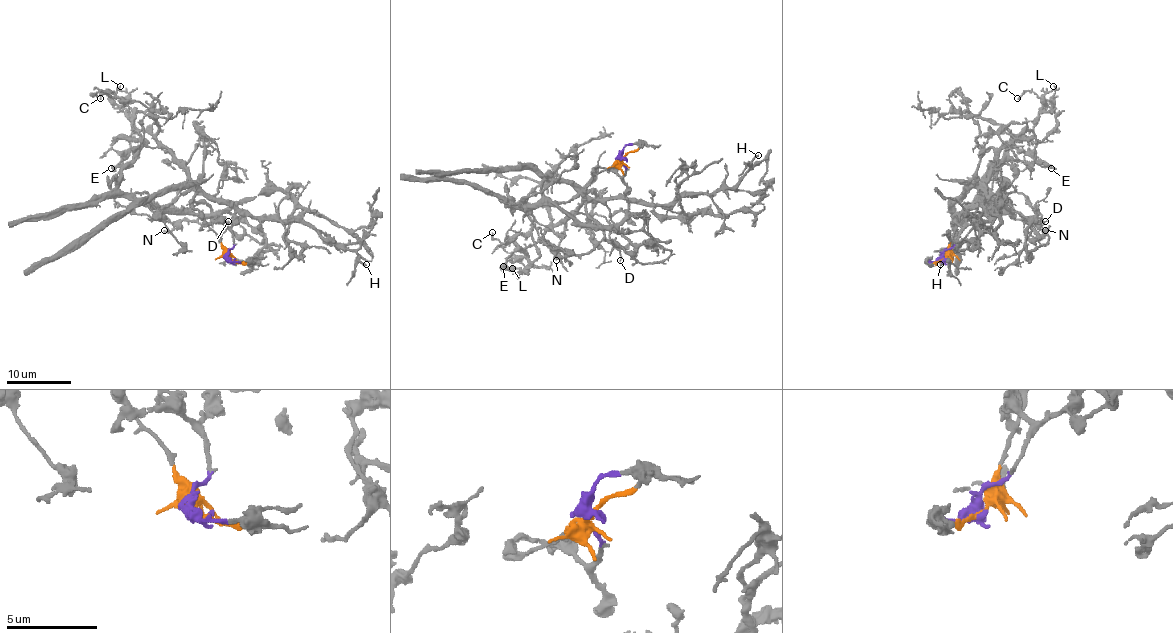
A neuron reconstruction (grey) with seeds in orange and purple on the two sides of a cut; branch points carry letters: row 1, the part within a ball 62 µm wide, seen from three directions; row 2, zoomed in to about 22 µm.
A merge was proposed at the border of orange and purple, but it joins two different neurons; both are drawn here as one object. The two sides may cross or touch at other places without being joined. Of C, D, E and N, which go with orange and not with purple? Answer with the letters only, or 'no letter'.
C, D, E, N

